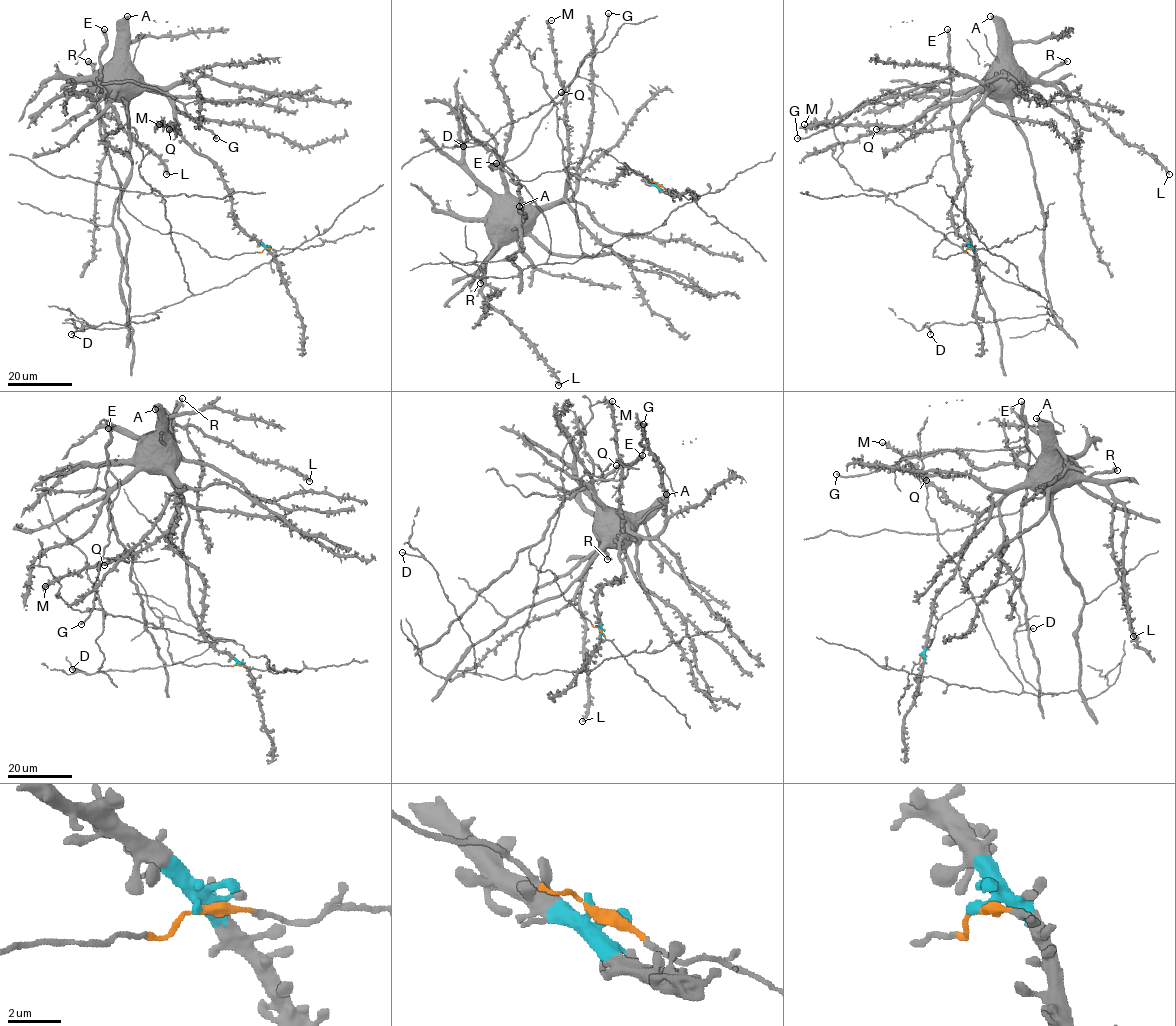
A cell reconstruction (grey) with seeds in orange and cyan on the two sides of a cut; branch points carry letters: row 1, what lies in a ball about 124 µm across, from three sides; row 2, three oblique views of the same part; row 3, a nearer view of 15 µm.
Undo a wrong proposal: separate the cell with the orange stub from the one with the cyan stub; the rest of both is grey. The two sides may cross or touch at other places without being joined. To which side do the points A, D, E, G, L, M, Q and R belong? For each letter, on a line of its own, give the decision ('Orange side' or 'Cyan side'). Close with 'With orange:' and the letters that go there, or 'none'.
A: Cyan side
D: Cyan side
E: Orange side
G: Orange side
L: Cyan side
M: Cyan side
Q: Cyan side
R: Cyan side
With orange: E, G

